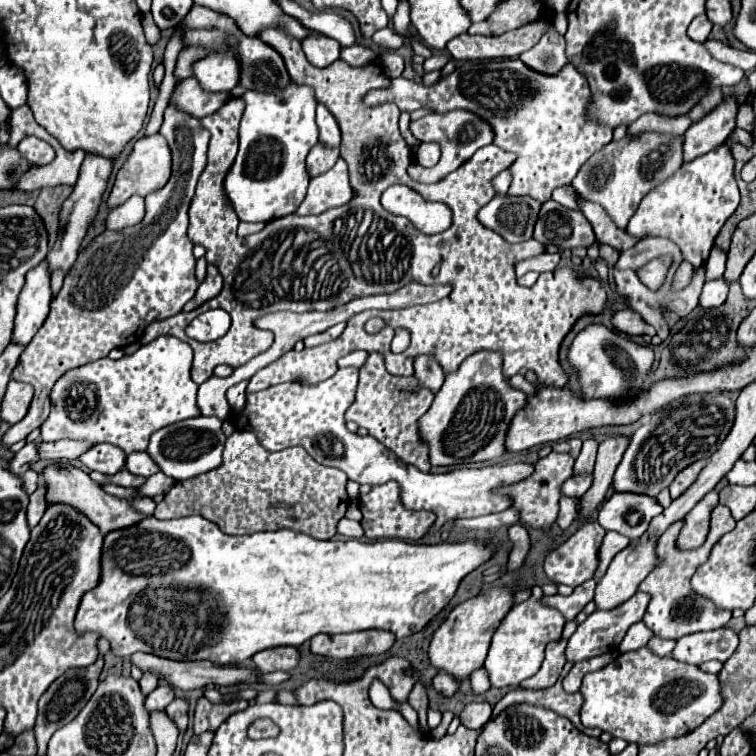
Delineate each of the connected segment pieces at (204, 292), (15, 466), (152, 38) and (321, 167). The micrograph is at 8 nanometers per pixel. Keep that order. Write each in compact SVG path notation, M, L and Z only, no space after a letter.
M208 263L208 275L206 275L206 279L200 283L196 295L186 303L186 307L182 311L192 311L192 309L200 307L204 301L216 297L220 291L222 291L222 275L220 275L220 271L218 271L216 265Z
M30 441L30 443L26 443L26 445L16 453L16 457L10 461L10 471L12 471L14 475L26 473L26 471L30 469L30 465L32 465L34 461L38 461L38 443L40 443L40 441Z
M150 12L143 14L141 24L143 27L144 35L148 39L150 45L154 45L160 39L160 29L154 23L152 14Z
M316 143L312 149L310 149L310 155L306 159L306 165L308 165L308 173L312 177L316 175L322 175L326 173L330 167L334 167L334 163L338 161L338 147L322 147L322 143Z

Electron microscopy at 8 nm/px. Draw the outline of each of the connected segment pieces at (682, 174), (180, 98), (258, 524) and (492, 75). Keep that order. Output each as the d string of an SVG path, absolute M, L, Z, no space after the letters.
M726 145L684 163L666 183L654 187L641 201L626 231L636 237L668 237L684 253L686 261L702 267L710 255L714 239L740 201L734 179L734 157Z
M194 77L180 81L178 87L174 87L172 97L170 97L170 101L178 109L188 111L190 115L194 115L198 119L218 111L228 99L230 99L228 93L208 93L208 91L202 91L202 87L198 87L198 81Z
M234 431L224 447L224 463L190 481L178 481L156 505L154 515L164 521L200 515L228 535L292 529L314 539L332 539L336 535L336 523L348 507L346 481L346 473L316 463L302 447L270 453L258 443L252 431Z
M520 59L478 61L478 63L466 61L466 63L460 63L460 67L456 67L454 73L438 79L432 85L422 85L422 83L414 83L404 77L398 77L398 79L392 79L390 87L370 91L364 97L364 103L368 107L380 105L386 101L396 103L402 111L408 111L408 113L428 107L434 113L466 109L480 115L494 127L494 135L496 135L494 143L518 155L518 159L510 167L512 185L508 189L508 195L532 195L538 201L548 201L550 193L556 187L570 185L578 169L584 165L584 161L612 141L610 127L602 127L602 123L590 123L590 119L586 119L586 103L590 103L590 87L586 87L584 75L580 75L572 65L564 67L558 75L542 75L528 69Z

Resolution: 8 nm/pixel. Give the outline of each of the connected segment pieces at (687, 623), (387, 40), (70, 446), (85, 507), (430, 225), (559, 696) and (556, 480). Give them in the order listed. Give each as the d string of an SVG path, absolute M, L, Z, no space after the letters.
M718 503L714 507L714 511L710 513L710 531L708 531L706 543L702 543L702 547L698 547L696 551L678 551L678 547L676 547L676 537L678 537L678 531L682 529L682 519L672 523L672 527L668 527L660 535L656 553L660 555L662 563L638 587L640 591L650 595L650 603L648 603L648 609L646 609L646 615L644 615L644 623L654 631L654 635L664 637L664 639L680 639L682 635L690 635L690 633L698 633L698 631L720 629L730 621L732 613L726 611L726 609L714 607L714 603L710 603L710 599L702 599L702 595L694 593L690 589L690 579L692 579L694 571L698 569L698 565L704 563L704 557L710 555L710 549L718 541L718 537L732 531L734 527L736 527L736 521L734 521L730 509L722 503Z
M388 27L376 31L372 36L372 41L380 47L392 47L392 49L400 49L404 45L404 39Z
M64 439L64 441L56 441L56 443L40 443L40 457L42 459L78 459L82 453L86 453L86 449L90 449L94 443L90 441L76 441L76 439Z
M50 465L44 469L44 481L48 485L48 493L46 499L48 503L70 503L72 507L76 507L78 511L82 511L92 523L98 525L98 529L106 535L110 531L122 529L122 527L132 527L134 523L140 523L146 515L138 513L132 509L132 505L128 501L120 501L118 497L112 497L108 493L102 491L100 485L96 485L84 471L72 467L72 465Z
M392 185L382 193L382 207L394 215L402 215L426 235L442 233L450 227L450 209L444 203L422 199L408 185Z
M566 663L560 673L558 681L548 687L548 689L542 689L542 691L526 691L522 687L514 689L514 691L508 691L502 701L498 701L498 705L494 707L494 715L498 715L500 711L504 711L506 707L514 705L514 703L532 703L532 705L540 705L540 707L546 707L546 709L552 709L556 711L558 715L564 715L568 717L580 731L590 737L600 737L599 728L588 728L582 725L580 720L580 709L582 709L582 695L580 693L566 693L562 689L562 680L568 674L573 667L573 663Z
M552 451L548 457L538 459L538 463L534 467L536 467L536 471L528 479L516 483L514 487L504 487L502 493L510 495L514 499L514 507L520 509L522 523L528 523L530 527L550 527L558 515L558 499L562 497L560 487L572 475L574 457Z

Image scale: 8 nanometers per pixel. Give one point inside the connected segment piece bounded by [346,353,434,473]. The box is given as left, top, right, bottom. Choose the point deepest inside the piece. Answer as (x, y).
(389, 407)

